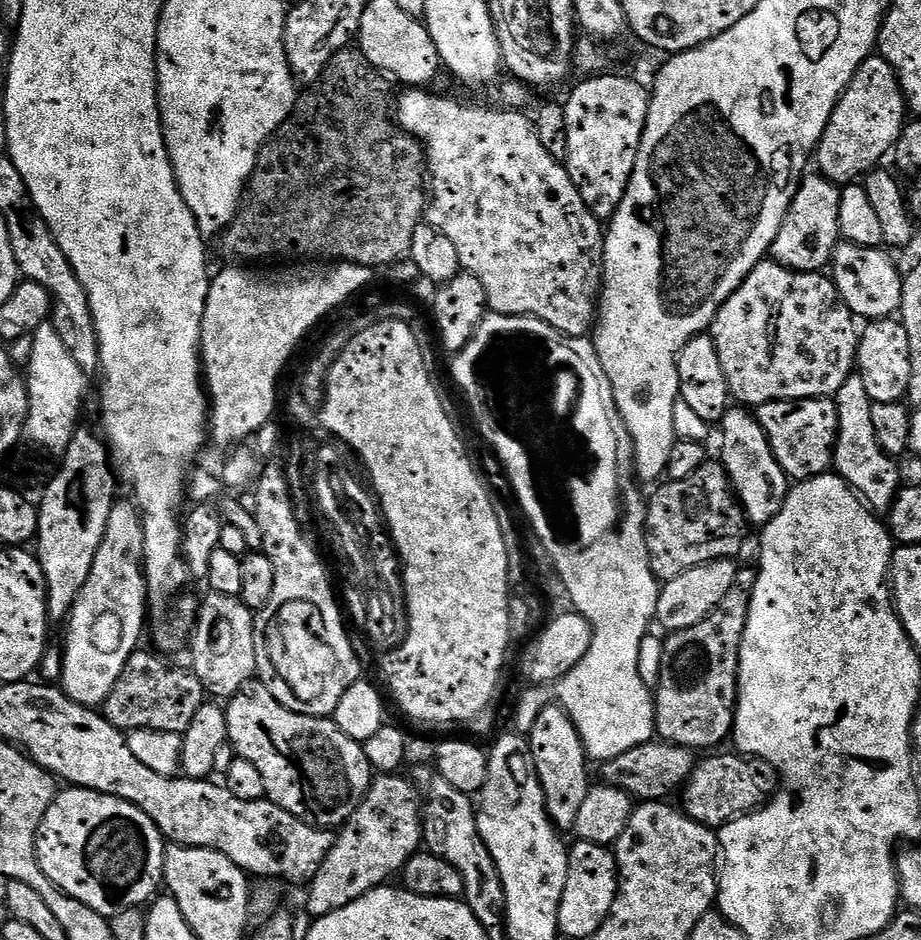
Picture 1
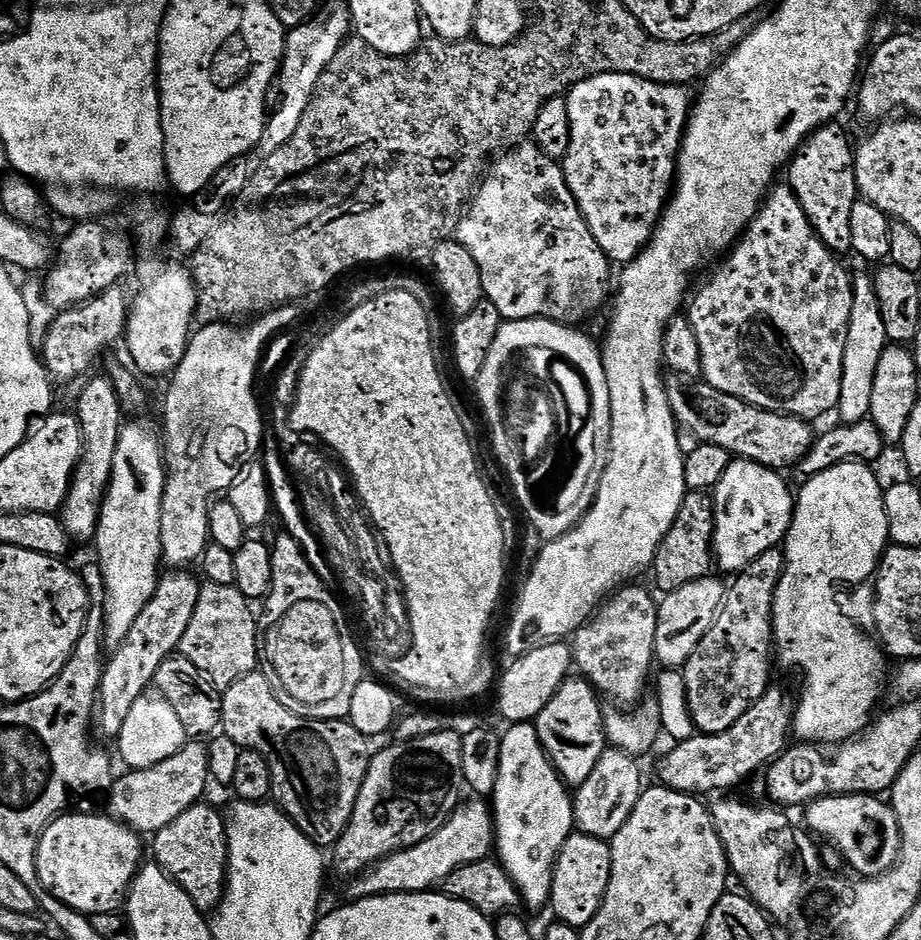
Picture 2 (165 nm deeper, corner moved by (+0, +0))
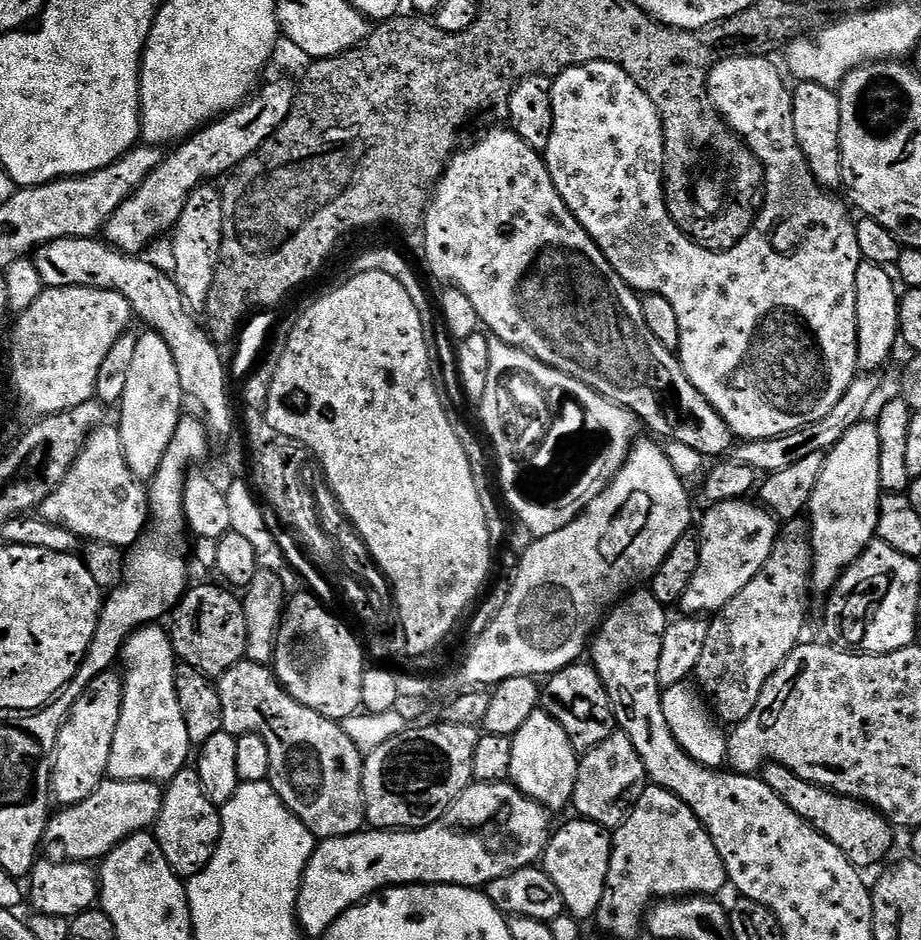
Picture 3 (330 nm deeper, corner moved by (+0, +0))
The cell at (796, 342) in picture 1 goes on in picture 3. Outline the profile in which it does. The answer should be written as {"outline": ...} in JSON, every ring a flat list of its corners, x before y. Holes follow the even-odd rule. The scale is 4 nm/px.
{"outline":[[732,56,729,60,713,63,712,77,708,80,708,92,712,95,712,106,727,124,732,125,732,131,744,139,745,144,756,153,756,157,764,163,766,179,761,187,761,193,756,197,754,211,744,223,738,246,728,252,711,252,701,244,691,240,686,233,670,218,670,210,664,201,664,123,660,111,654,102,622,70,619,64,610,62,590,62,582,66,574,66,560,73,552,81,552,105,554,106,554,130,550,134,550,142,543,153,544,161,548,164,550,176,554,178,554,186,558,194,566,202,566,206,578,218,578,222,590,234,590,238,602,250,602,254,614,266,614,270,633,290,640,294,651,294,666,298,670,306,674,306,674,314,678,314,678,330,680,331,680,347,678,355,680,365,694,382,698,394,718,410,720,417,730,426,733,435,741,441,769,440,785,436,791,432,802,430,814,422,822,422,836,406,842,402,846,390,856,381,860,362,858,360,858,270,862,263,857,221,852,220,848,213,849,205,836,197,829,189,823,188,817,182,814,174,794,134,794,118,792,117,792,98,789,81,782,71,781,65,775,64,775,59,766,56]]}

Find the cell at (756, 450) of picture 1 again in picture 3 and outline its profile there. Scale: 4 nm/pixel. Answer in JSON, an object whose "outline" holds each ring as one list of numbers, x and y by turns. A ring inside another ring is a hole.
{"outline":[[747,499,743,500,721,500,711,505,712,509,704,516,704,525,698,529,700,537,700,561,698,562,698,570,694,574,694,578,690,582,690,586,686,588,686,594,682,594,678,608,684,616,694,616,704,618,710,614,717,614,730,603,734,598,738,598,738,594,742,594,742,590,746,590,746,586,750,582,750,578,754,578,762,570,762,566,766,566,766,562,770,558,770,554,776,545,778,535,778,520,773,516,767,508,759,503,753,504]]}

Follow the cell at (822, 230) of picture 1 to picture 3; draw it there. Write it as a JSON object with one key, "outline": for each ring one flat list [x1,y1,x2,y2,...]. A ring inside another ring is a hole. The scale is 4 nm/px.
{"outline":[[797,83,792,98,792,117,794,134,817,182,829,190,839,189,844,179,840,149,842,106,839,95,826,86]]}

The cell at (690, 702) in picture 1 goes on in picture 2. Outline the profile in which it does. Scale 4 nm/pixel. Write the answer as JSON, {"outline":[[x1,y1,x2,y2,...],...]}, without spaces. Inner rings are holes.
{"outline":[[780,548,758,554,758,558,733,579,736,581,727,589,724,607,716,616,714,626,684,663,686,702,697,733,718,734,730,730,773,683,772,611,776,587,783,573,784,554]]}

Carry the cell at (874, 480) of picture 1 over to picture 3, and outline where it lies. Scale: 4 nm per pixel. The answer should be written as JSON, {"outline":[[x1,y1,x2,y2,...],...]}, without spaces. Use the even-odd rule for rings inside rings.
{"outline":[[861,263,858,270,858,360,865,373,876,374,900,340,900,297,893,273,883,264]]}

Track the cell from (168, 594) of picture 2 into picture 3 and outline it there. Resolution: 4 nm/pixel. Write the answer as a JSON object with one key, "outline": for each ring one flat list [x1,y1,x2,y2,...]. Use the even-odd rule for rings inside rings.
{"outline":[[101,674,91,681,92,693,70,708,70,715,60,727,56,743,56,767,52,769,52,794,61,805,80,804,108,776,111,751,114,750,118,720,122,718,125,681,113,674]]}

